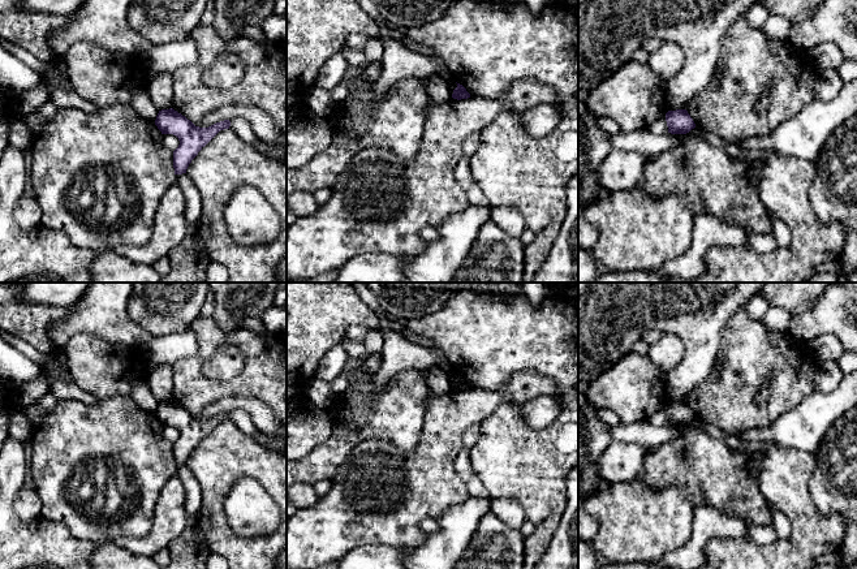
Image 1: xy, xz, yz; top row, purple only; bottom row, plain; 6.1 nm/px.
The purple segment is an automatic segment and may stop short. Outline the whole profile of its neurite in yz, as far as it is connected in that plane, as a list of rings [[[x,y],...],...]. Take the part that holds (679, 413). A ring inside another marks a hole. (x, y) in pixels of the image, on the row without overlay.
[[[686,401],[668,402],[666,405],[668,424],[686,426],[695,419],[695,415]]]

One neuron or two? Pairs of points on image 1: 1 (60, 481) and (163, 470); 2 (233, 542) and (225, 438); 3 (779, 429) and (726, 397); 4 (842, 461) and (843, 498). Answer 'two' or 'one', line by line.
1: one
2: one
3: two
4: one

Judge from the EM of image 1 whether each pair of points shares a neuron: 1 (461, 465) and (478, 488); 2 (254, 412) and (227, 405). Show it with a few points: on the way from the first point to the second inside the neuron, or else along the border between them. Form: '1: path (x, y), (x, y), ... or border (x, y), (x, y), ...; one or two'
1: path (464, 470), (474, 483); one
2: path (248, 405), (233, 404); one

